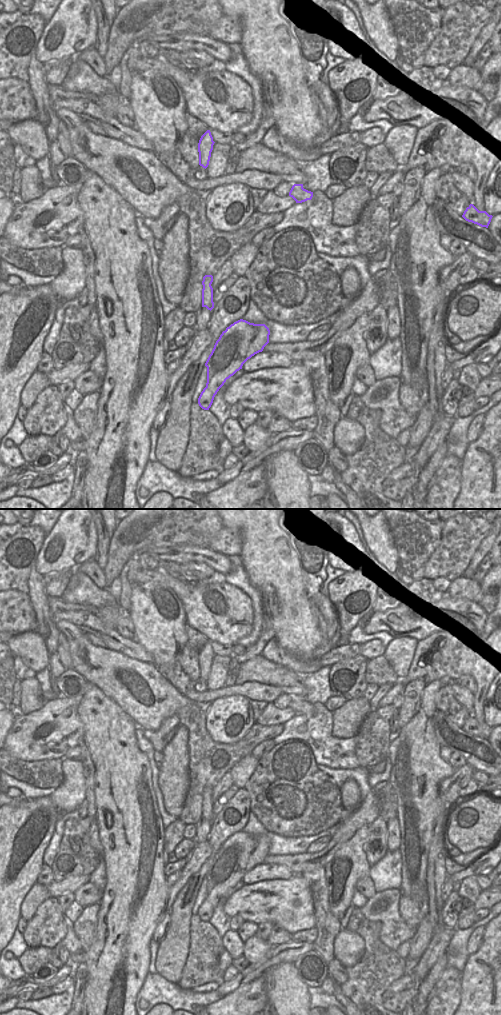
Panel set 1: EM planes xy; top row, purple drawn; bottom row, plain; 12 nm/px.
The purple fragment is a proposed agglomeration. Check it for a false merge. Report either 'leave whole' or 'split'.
leave whole

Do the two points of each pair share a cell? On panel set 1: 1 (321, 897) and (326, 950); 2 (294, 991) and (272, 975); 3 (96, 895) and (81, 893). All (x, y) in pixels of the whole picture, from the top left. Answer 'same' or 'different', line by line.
1: same
2: same
3: same

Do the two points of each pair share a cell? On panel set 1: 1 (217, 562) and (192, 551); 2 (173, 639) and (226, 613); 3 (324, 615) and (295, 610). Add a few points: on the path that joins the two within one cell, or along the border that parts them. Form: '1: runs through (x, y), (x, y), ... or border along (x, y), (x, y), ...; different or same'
1: runs through (211, 560), (198, 554); same
2: border along (180, 599), (186, 622); different
3: border along (305, 591), (309, 599), (310, 609), (322, 635); different

